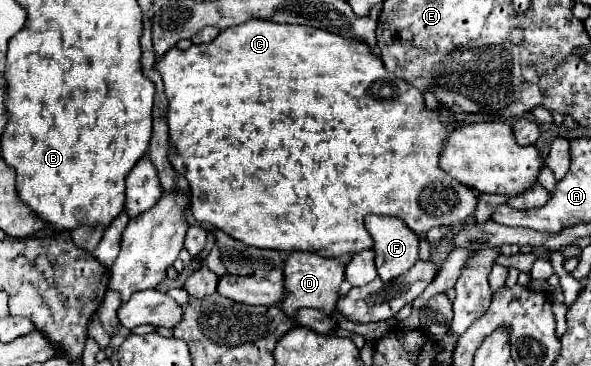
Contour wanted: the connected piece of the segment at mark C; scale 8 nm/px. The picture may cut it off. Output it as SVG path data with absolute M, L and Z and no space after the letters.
M252 19L244 25L238 25L238 27L228 27L226 31L220 33L220 37L216 37L216 41L208 43L208 45L192 45L190 49L170 49L162 59L158 59L156 63L156 71L162 75L162 81L166 85L166 97L168 97L168 127L170 127L170 145L174 147L176 151L176 157L172 157L172 153L168 155L170 163L174 165L174 169L178 167L182 171L182 175L188 179L190 183L190 199L192 199L192 213L196 217L196 221L200 223L210 223L214 225L216 229L224 231L226 235L238 239L238 241L244 241L246 245L252 245L252 247L260 247L260 249L276 249L276 251L312 251L312 253L318 253L322 257L340 257L344 253L358 253L358 251L364 251L364 249L370 249L372 247L372 237L368 233L368 229L364 227L364 217L370 215L370 213L376 213L376 215L396 215L400 219L404 219L404 223L418 235L424 235L428 233L432 227L438 227L438 225L456 225L460 221L468 221L474 207L476 207L476 193L466 189L466 185L460 185L458 181L454 181L448 173L444 173L440 167L438 167L438 153L448 137L448 131L444 129L444 125L440 123L438 119L438 113L436 111L430 111L426 109L424 105L424 99L422 99L422 93L418 89L412 89L412 85L408 85L406 81L400 81L396 77L392 77L392 73L388 73L380 61L380 57L372 51L368 51L368 47L362 43L362 41L348 41L340 35L334 35L334 33L328 33L328 31L322 31L322 29L314 29L314 27L306 27L306 25L284 25L284 23L272 23L272 21L262 21L262 19Z

